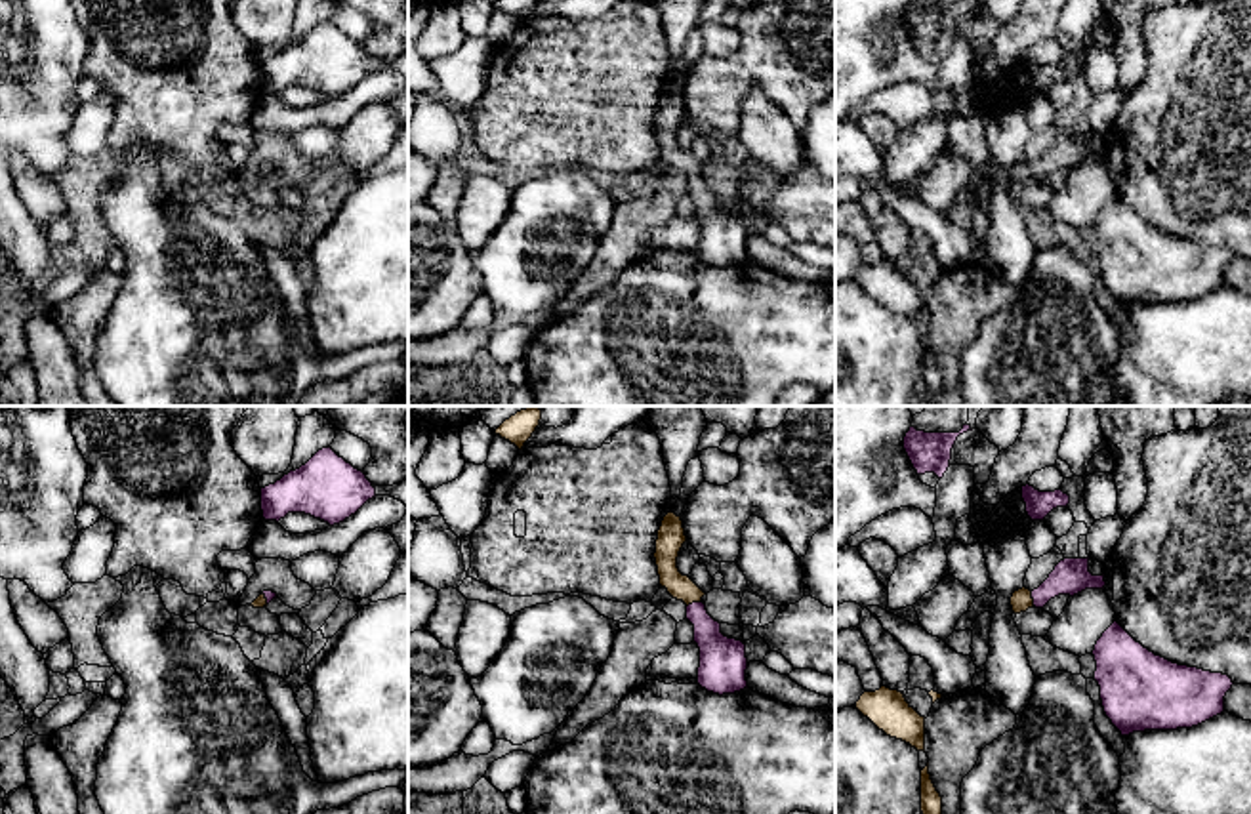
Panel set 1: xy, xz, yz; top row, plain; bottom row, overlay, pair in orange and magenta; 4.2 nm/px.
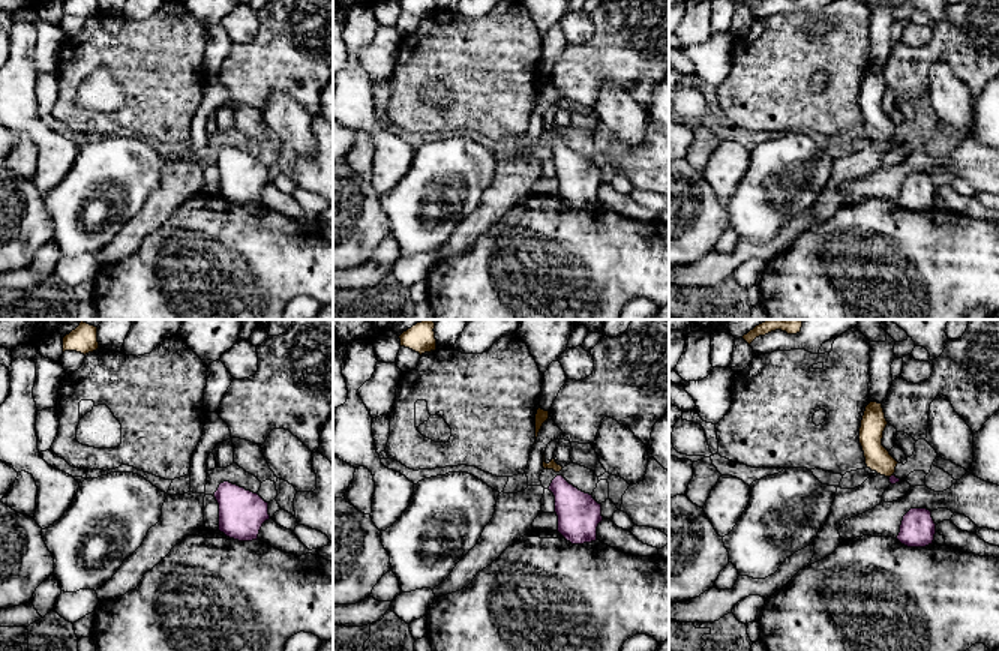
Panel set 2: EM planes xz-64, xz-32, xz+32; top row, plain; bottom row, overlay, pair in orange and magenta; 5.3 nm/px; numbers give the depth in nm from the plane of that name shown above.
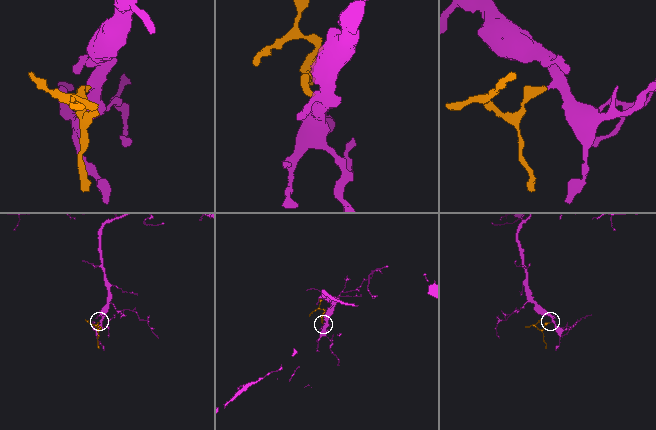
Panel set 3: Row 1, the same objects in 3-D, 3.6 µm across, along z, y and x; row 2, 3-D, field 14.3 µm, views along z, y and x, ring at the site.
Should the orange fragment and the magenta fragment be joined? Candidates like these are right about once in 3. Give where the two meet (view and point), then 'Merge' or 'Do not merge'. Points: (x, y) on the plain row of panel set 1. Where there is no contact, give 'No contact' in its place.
Touches orange at yz (1032, 172). Merge

